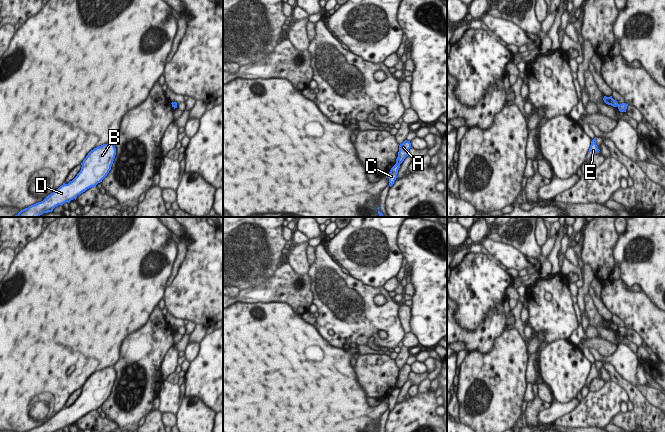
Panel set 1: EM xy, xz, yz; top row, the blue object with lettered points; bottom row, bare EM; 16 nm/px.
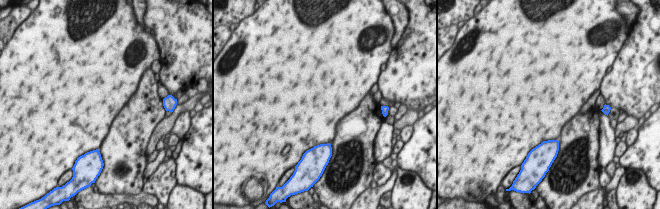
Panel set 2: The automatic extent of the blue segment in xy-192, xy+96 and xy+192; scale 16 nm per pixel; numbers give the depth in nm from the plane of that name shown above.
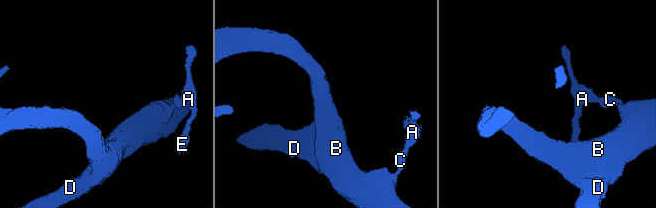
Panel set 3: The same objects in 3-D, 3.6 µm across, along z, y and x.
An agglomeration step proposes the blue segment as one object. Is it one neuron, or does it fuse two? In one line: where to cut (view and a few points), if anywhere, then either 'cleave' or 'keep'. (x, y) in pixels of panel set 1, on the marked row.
cut xz (396, 162), (399, 164); cleave

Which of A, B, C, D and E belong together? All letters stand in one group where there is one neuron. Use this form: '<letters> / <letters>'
A E / B C D

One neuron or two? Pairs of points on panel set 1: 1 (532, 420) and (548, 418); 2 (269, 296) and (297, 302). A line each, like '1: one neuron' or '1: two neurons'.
1: two neurons
2: one neuron

